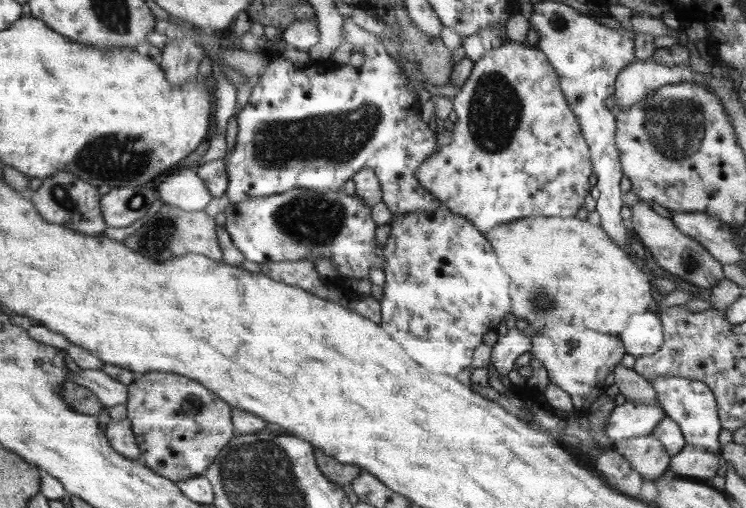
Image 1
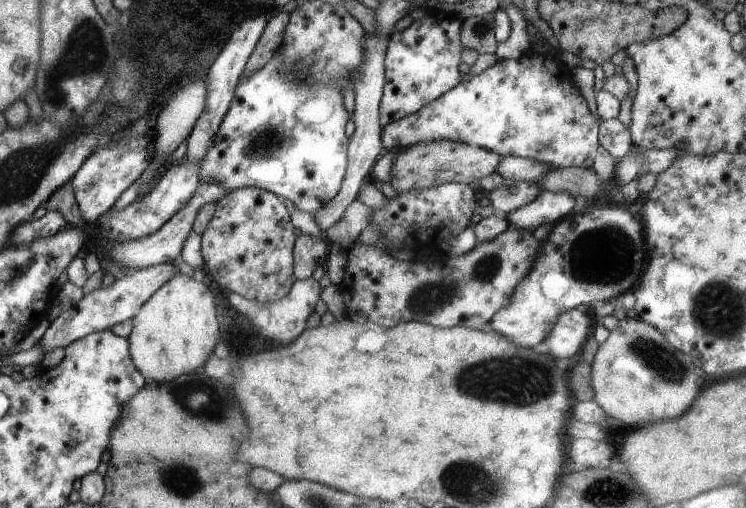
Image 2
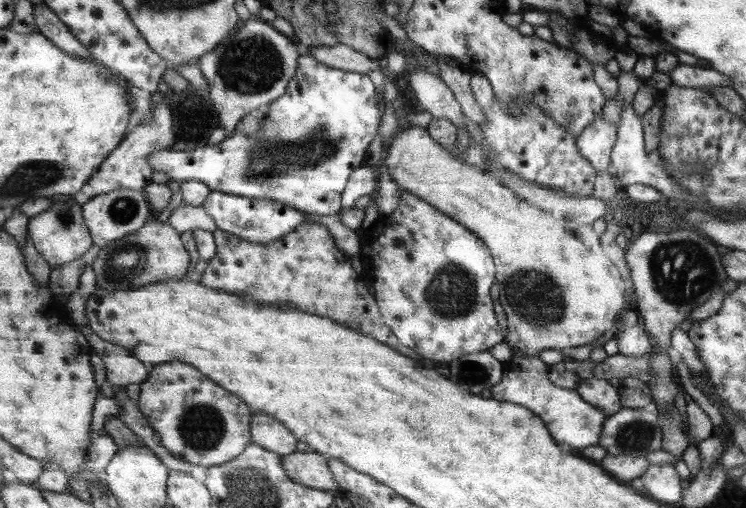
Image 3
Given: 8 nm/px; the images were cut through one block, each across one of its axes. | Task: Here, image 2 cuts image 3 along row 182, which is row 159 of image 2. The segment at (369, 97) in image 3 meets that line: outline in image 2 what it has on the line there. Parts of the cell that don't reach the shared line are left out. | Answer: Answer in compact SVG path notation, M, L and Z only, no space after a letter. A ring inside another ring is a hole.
M275 50L272 57L265 63L263 68L260 68L255 74L248 77L241 78L240 82L236 84L234 88L234 95L230 102L230 107L219 123L217 132L215 133L212 145L207 149L207 152L203 155L202 164L200 165L200 172L198 175L199 183L203 181L215 181L218 185L221 185L227 190L241 188L241 187L253 187L264 191L274 193L275 196L288 198L294 204L294 208L300 211L308 213L314 213L320 208L323 208L335 195L338 194L339 187L343 178L345 178L346 172L346 148L349 143L349 137L344 131L344 126L348 121L347 112L342 103L341 89L338 89L334 85L307 85L304 80L308 73L306 67L293 63L288 65L280 58L278 51Z

